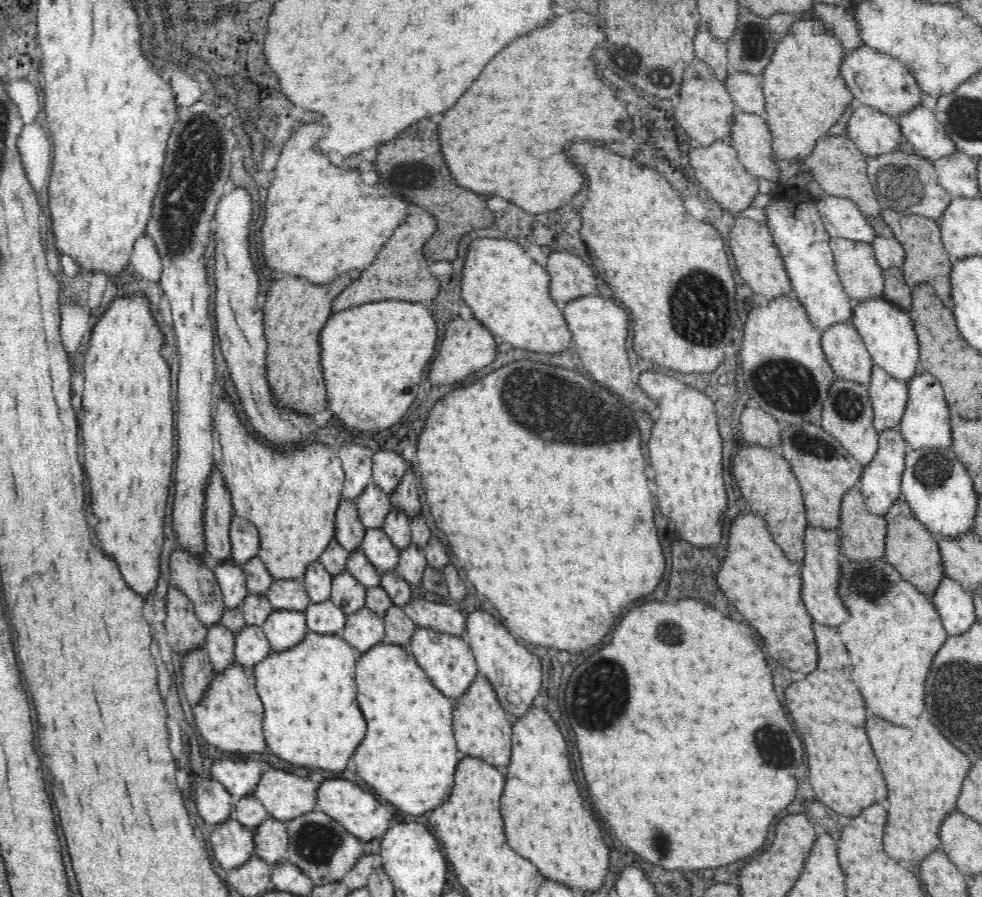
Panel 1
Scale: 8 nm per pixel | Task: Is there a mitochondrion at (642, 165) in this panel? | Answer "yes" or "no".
no

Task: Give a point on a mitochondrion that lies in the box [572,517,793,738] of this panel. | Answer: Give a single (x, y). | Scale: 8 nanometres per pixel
(673, 637)

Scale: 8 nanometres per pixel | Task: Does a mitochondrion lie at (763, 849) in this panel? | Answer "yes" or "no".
no

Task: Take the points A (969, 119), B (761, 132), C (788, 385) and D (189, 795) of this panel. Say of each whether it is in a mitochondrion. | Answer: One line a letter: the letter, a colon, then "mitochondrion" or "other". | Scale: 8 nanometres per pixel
A: mitochondrion
B: other
C: mitochondrion
D: other

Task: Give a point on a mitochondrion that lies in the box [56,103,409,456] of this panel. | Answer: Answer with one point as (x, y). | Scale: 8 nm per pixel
(196, 163)

